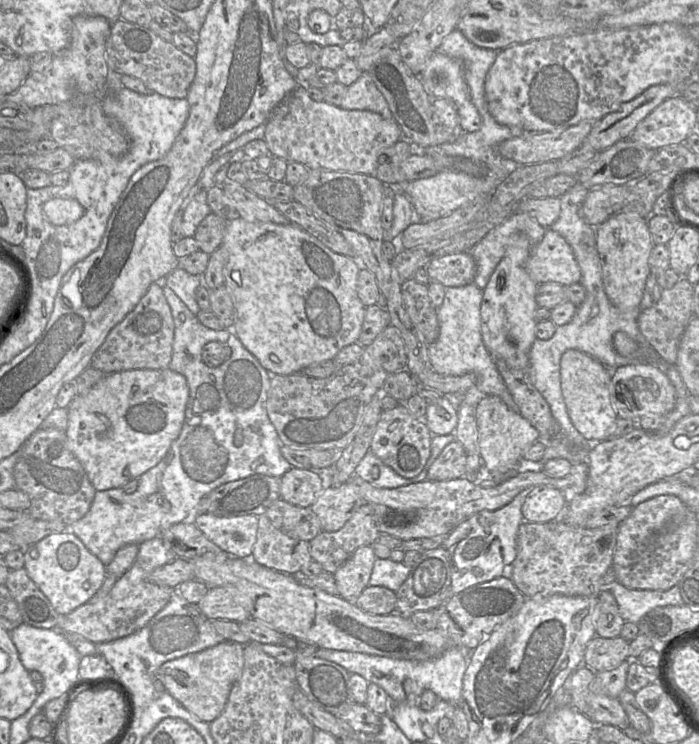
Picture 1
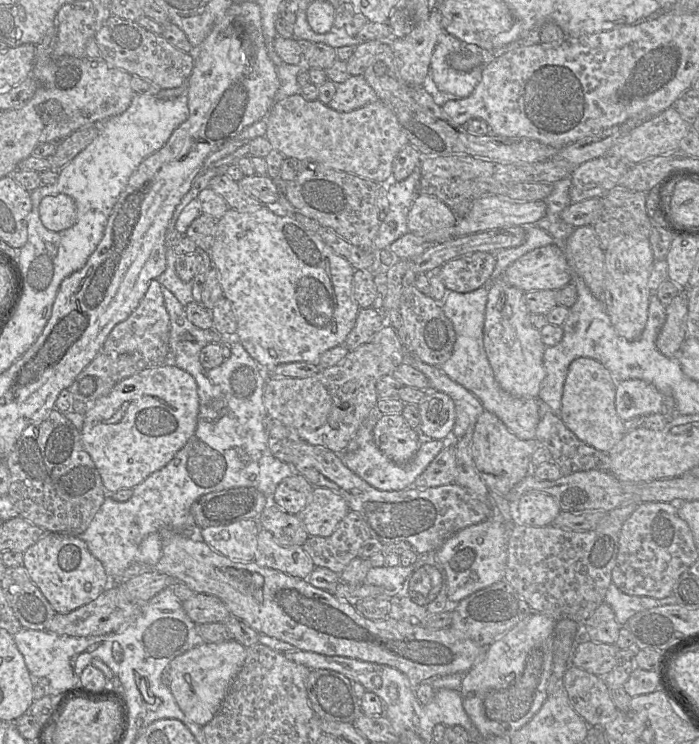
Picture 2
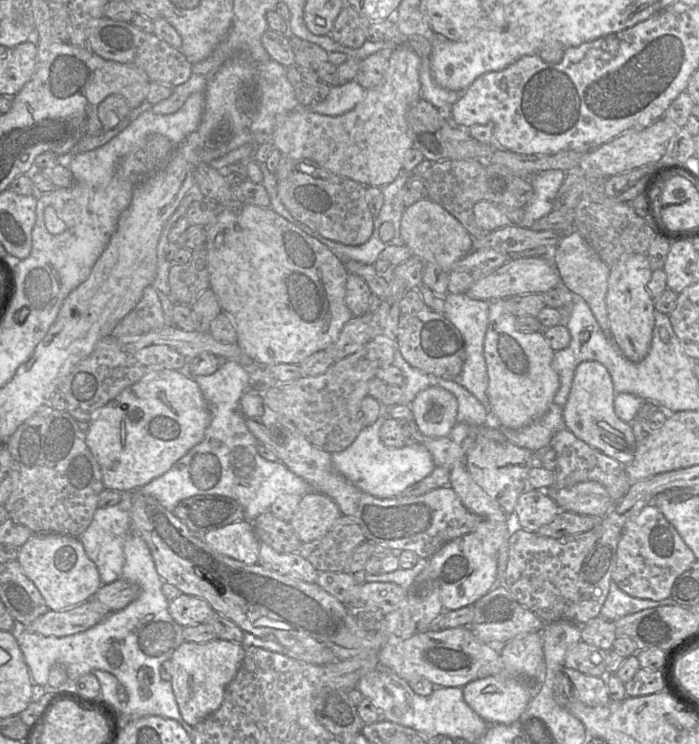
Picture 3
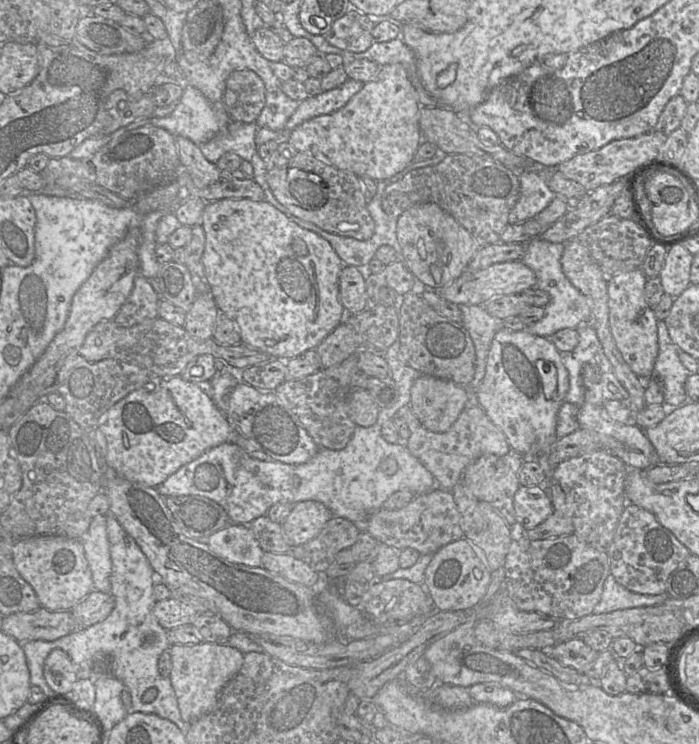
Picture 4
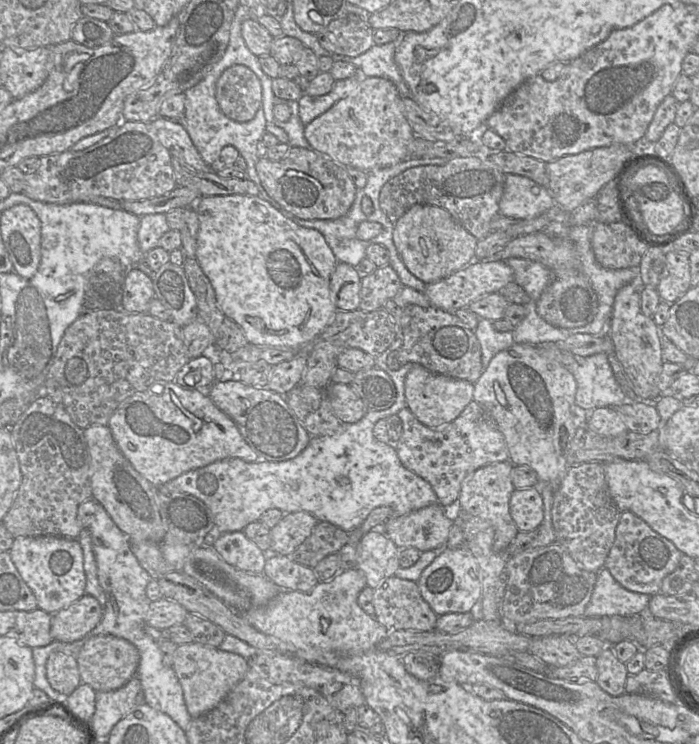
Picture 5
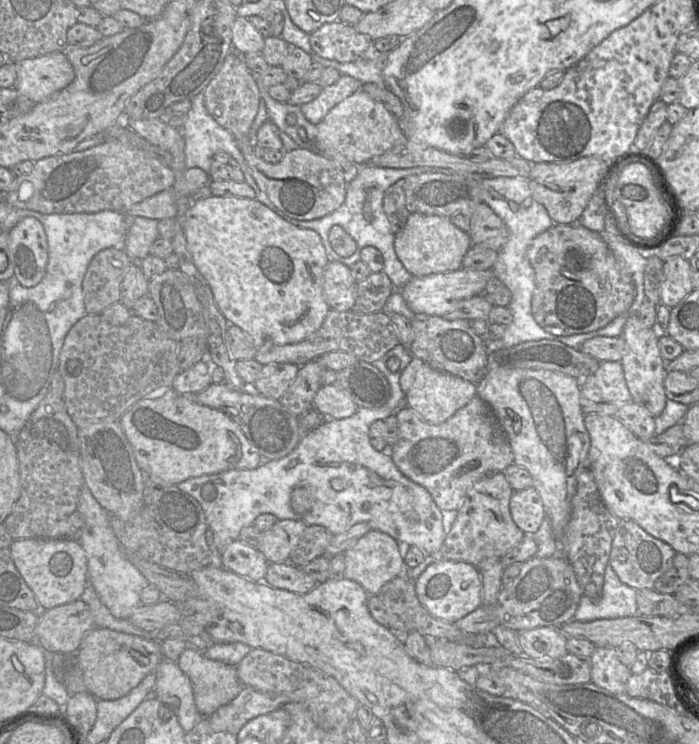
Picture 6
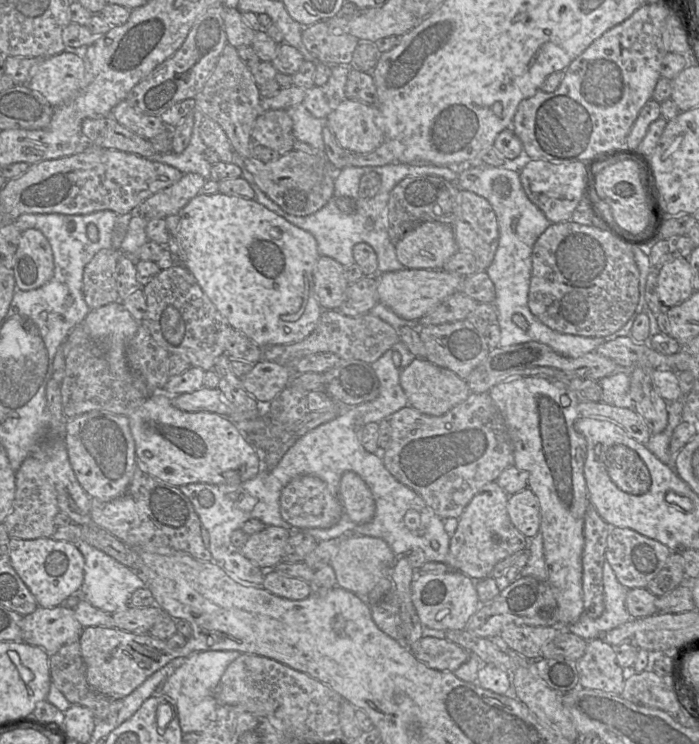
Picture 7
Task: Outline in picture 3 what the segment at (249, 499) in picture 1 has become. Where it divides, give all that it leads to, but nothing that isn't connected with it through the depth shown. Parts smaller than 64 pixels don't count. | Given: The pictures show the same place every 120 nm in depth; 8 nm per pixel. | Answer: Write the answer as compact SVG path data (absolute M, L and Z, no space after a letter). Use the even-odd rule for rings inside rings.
M196 495L184 499L178 503L173 513L189 528L189 530L203 535L203 540L204 534L207 532L222 528L237 521L241 521L245 518L244 507L239 502L230 497L220 495Z

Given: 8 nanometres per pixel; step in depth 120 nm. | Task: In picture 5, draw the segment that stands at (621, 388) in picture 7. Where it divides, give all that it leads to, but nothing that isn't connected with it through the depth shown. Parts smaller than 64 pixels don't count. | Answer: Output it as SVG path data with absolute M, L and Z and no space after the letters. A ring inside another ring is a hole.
M606 353L575 357L571 373L577 384L575 404L592 411L616 407L626 402L626 396L616 381Z

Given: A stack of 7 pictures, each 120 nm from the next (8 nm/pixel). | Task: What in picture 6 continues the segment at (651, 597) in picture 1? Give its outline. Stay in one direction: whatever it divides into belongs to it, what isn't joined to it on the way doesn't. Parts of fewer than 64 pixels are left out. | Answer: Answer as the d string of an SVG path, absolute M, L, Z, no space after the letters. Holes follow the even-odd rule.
M610 564L606 566L599 598L583 596L574 615L577 621L615 619L638 615L638 590L623 583Z

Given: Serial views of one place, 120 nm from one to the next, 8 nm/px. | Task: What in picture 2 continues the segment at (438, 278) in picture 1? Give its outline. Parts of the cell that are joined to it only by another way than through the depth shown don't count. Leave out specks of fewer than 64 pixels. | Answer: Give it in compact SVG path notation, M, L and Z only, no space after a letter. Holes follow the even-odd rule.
M474 252L446 262L437 274L448 291L468 293L489 283L495 265L493 253Z

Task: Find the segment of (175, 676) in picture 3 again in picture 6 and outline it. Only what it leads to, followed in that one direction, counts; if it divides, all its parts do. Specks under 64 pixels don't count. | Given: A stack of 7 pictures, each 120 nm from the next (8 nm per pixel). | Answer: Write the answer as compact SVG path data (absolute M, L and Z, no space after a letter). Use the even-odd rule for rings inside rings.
M187 646L176 663L191 681L195 704L202 716L230 703L243 688L236 666L211 660L194 647Z

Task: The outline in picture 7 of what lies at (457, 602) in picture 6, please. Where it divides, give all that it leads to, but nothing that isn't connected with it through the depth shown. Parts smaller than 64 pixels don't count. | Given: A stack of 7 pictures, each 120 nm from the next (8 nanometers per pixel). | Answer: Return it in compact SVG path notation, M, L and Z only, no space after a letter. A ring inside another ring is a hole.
M457 570L416 576L411 584L411 592L412 602L422 625L433 630L464 630L469 619L481 606L476 581Z

